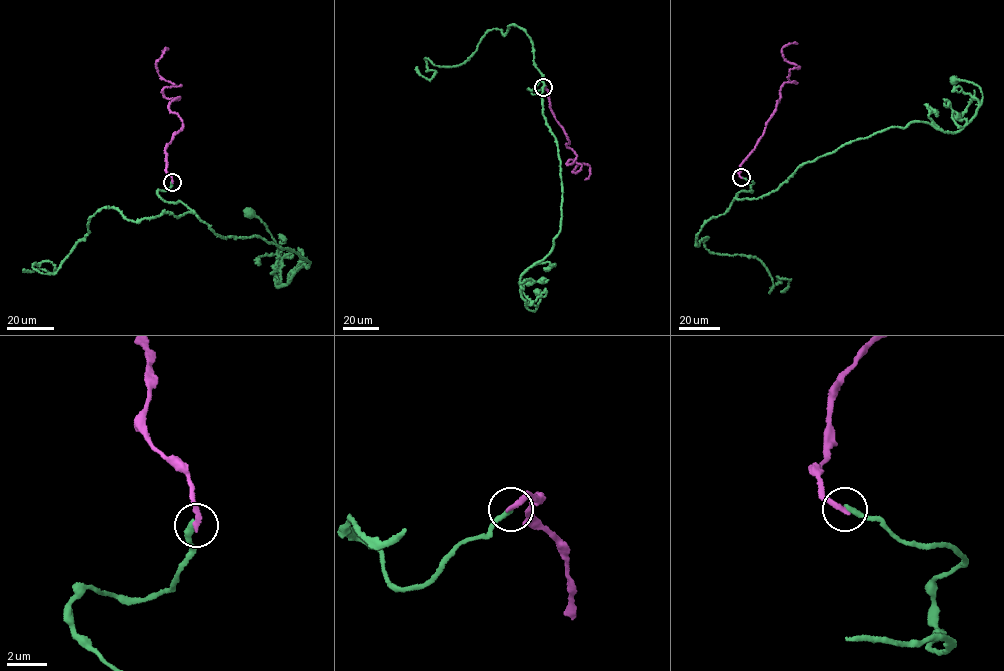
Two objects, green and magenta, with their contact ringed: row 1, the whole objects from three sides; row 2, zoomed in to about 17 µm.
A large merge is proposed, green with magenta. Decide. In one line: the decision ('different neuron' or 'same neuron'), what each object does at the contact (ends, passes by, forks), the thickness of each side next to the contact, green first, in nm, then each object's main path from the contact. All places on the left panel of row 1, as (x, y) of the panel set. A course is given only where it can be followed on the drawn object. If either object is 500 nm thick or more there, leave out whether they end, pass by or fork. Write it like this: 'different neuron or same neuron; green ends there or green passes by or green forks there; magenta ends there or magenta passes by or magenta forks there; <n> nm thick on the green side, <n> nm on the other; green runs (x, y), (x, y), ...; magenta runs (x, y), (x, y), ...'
different neuron; green ends there; magenta ends there; 300 nm thick on the green side, 260 nm on the other; green runs (172, 182), (157, 195), (219, 236), (260, 237), (310, 262), (287, 283), (276, 285), (280, 250), (248, 212); magenta runs (172, 182), (165, 149), (183, 125), (169, 102), (180, 97), (161, 92), (181, 85), (158, 74), (162, 50)

